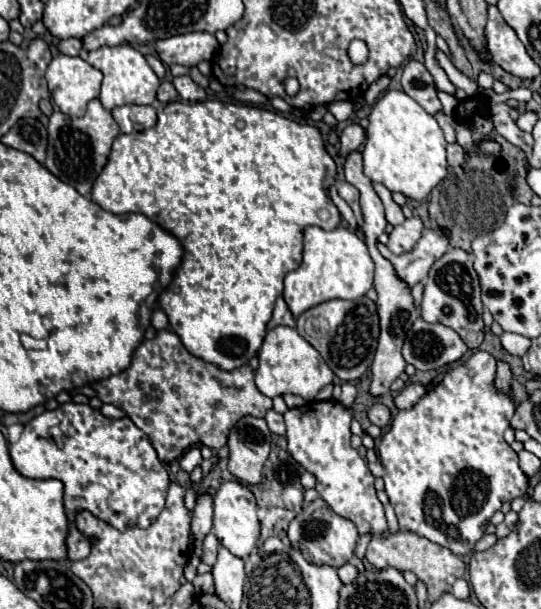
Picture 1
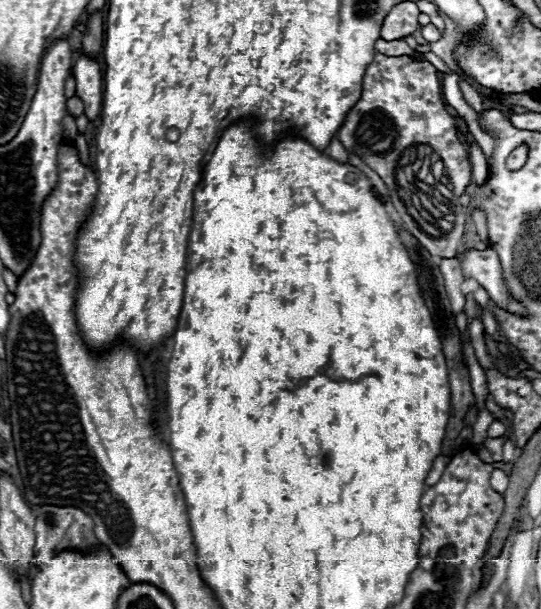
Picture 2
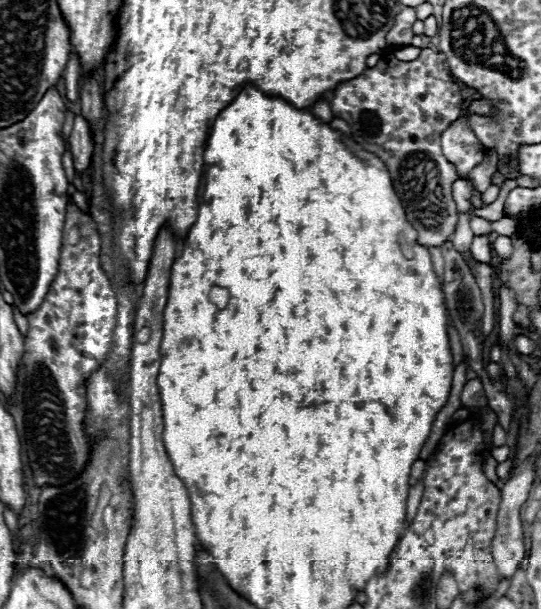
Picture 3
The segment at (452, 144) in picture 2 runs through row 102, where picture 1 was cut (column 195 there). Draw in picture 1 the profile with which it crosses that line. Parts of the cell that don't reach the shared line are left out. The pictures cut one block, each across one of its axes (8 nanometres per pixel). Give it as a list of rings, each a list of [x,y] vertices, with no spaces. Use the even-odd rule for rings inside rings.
[[[164,330],[158,334],[154,340],[144,340],[132,358],[132,366],[126,368],[124,372],[110,376],[106,380],[98,380],[92,384],[92,388],[98,392],[98,398],[104,404],[114,404],[126,412],[126,416],[140,428],[144,430],[152,446],[158,452],[158,458],[162,462],[172,462],[180,458],[186,450],[190,450],[196,444],[204,444],[212,450],[220,450],[228,442],[228,432],[232,426],[244,418],[244,416],[256,416],[264,418],[266,412],[272,408],[272,400],[264,396],[256,384],[254,384],[254,372],[248,364],[234,368],[232,372],[226,372],[222,368],[216,368],[214,364],[208,364],[196,356],[192,356],[176,332]]]

